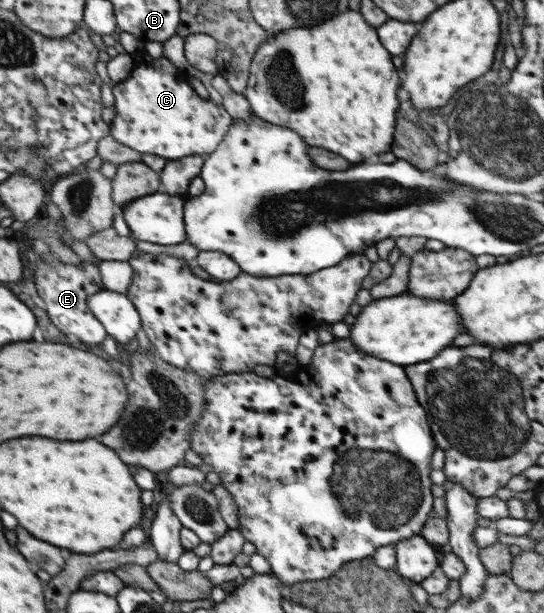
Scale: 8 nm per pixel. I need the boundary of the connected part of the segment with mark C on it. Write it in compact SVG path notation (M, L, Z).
M141 50L136 54L135 62L136 66L131 72L131 77L113 84L116 114L110 123L111 136L119 143L129 145L131 149L137 149L141 153L161 155L167 159L181 159L181 157L189 157L189 155L203 157L217 151L219 144L235 123L235 119L226 111L225 107L217 109L217 105L213 101L201 99L189 81L185 85L185 79L183 79L185 75L177 69L177 65L164 55L155 59L149 53Z

